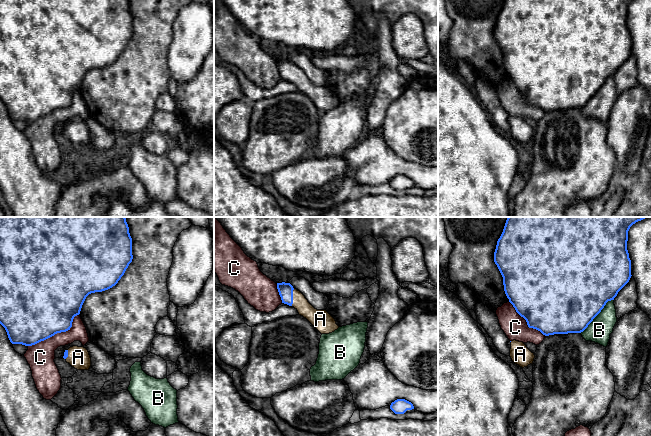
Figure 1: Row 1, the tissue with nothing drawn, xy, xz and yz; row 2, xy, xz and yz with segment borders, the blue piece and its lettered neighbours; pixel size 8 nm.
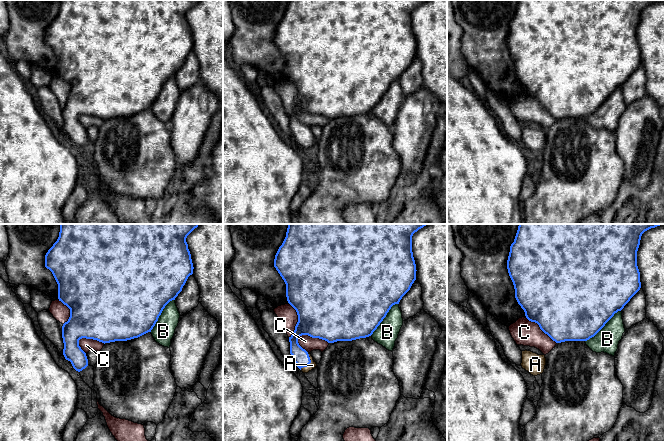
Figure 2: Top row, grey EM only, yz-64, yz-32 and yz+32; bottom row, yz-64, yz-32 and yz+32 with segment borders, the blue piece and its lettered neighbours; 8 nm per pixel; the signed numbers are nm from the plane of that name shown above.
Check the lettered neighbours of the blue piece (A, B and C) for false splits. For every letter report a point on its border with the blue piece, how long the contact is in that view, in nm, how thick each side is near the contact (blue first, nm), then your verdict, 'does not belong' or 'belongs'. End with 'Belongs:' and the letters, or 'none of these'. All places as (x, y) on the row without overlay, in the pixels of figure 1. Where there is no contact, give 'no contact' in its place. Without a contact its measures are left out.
A: xz (292, 73) | 150 nm | 120/130 nm | belongs
B: yz (597, 90) | 380 nm | 500/190 nm | does not belong
C: xy (56, 109) | 480 nm | 500/220 nm | does not belong
Belongs: A

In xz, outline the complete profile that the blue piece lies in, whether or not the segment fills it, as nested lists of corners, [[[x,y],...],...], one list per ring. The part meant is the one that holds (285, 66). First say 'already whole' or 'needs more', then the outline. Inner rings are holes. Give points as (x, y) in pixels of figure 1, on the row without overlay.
already whole | [[[277,59],[277,65],[282,79],[292,82],[293,80],[293,62],[290,59]]]

